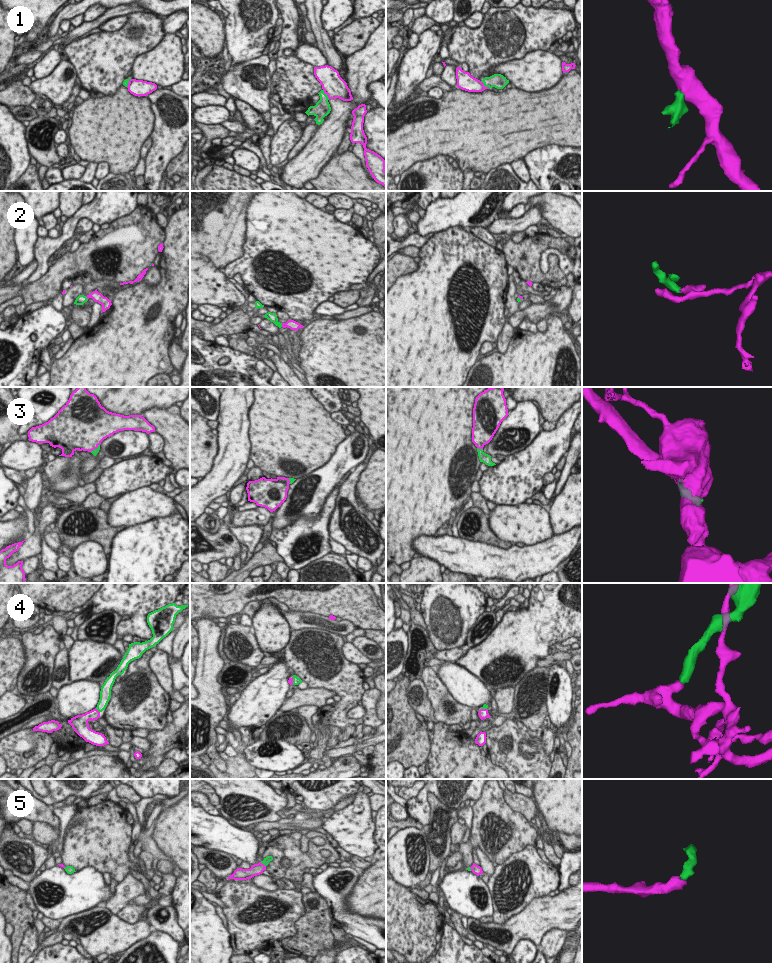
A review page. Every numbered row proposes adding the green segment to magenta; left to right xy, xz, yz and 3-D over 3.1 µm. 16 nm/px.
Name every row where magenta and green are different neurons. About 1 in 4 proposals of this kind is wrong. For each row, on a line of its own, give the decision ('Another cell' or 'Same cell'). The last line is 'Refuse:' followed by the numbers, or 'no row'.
1: Another cell
2: Same cell
3: Same cell
4: Same cell
5: Same cell
Refuse: 1.

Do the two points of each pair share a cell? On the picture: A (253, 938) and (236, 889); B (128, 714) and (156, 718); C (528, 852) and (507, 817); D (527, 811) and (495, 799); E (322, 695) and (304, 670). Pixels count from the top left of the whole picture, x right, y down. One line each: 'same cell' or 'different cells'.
A: same cell
B: same cell
C: different cells
D: different cells
E: different cells

